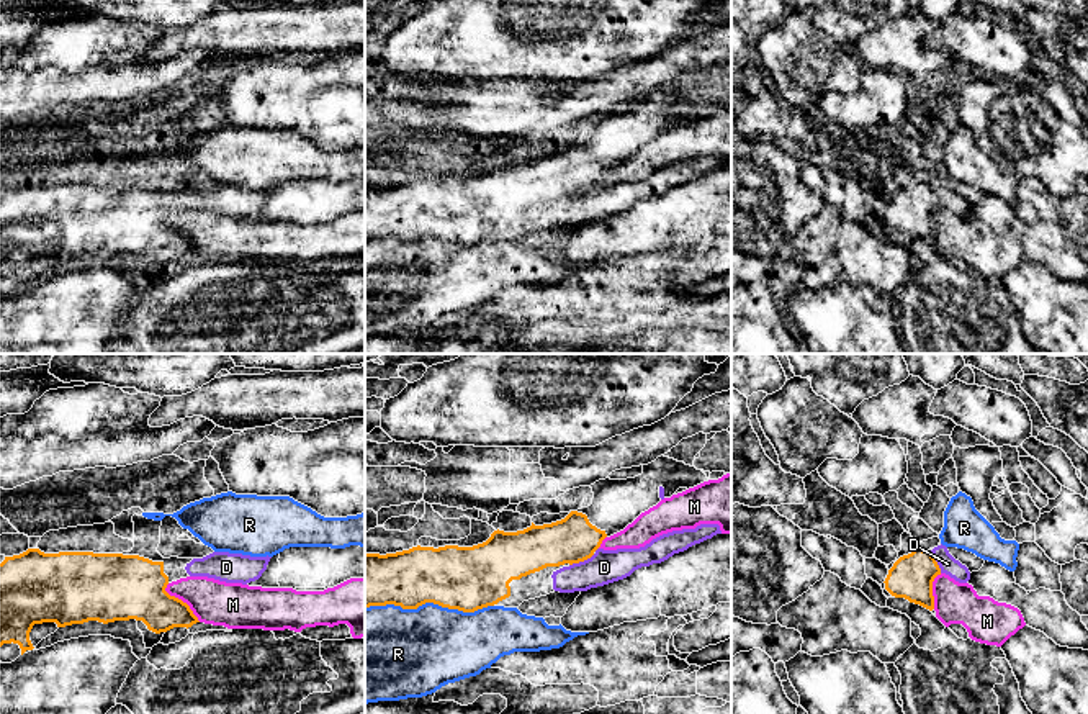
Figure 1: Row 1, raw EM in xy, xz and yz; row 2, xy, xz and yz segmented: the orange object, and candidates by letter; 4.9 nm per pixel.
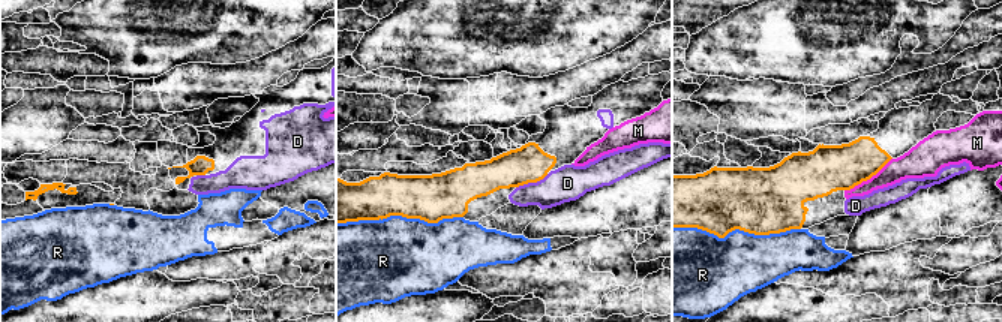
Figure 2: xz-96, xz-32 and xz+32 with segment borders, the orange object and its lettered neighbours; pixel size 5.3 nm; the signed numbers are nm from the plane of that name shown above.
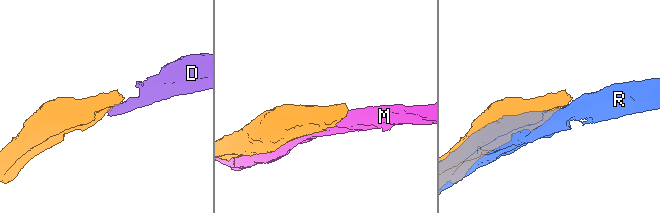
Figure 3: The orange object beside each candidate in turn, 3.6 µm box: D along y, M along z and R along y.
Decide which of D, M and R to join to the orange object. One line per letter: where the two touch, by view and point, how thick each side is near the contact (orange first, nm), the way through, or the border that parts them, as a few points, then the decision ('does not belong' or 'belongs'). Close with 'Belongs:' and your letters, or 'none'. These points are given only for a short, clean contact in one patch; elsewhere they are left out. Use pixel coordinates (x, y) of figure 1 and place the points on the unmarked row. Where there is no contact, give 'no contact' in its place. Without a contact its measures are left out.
D: xz (581, 194) | 220/170 nm | across xz (573, 172), (581, 194), (588, 200), (604, 200) | belongs
M: xy (180, 233) | 320/220 nm | does not belong
R: xz (429, 234) | 320/420 nm | does not belong
Belongs: D

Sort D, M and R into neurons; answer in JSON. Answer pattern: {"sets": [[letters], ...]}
{"sets": [["D"], ["M"], ["R"]]}

